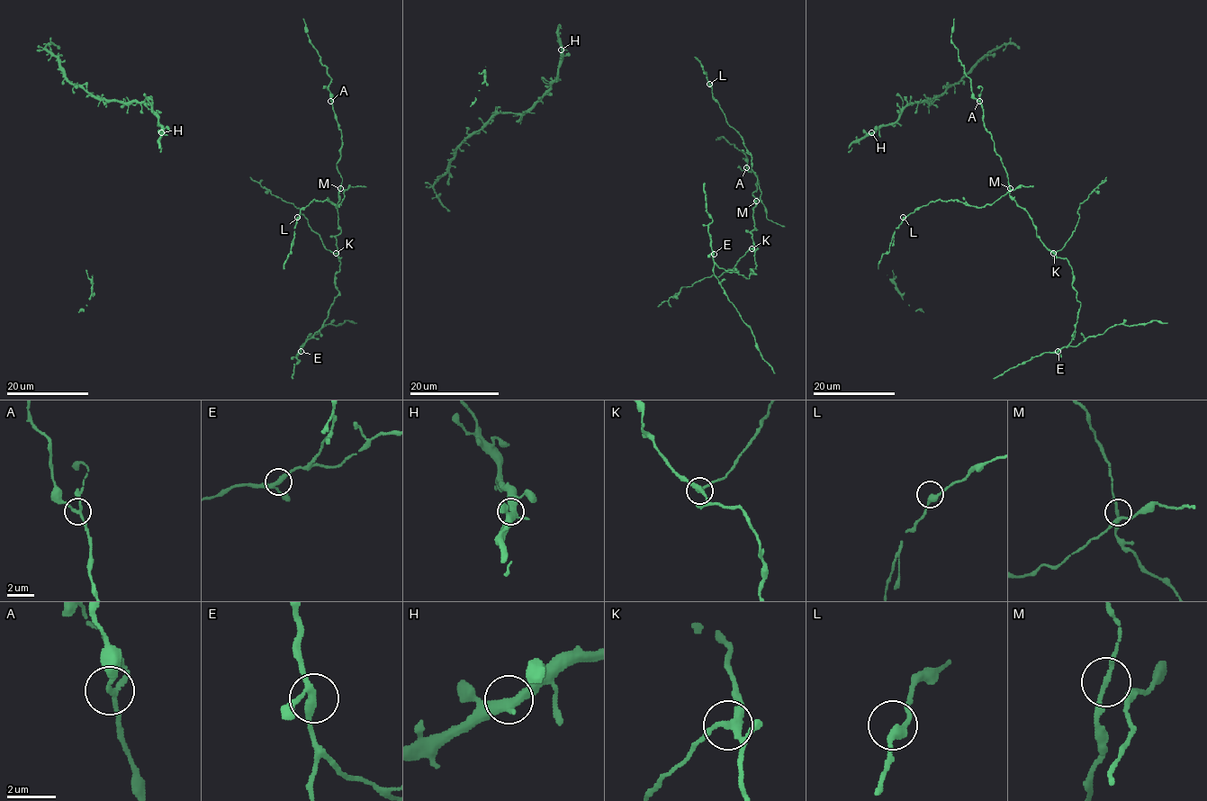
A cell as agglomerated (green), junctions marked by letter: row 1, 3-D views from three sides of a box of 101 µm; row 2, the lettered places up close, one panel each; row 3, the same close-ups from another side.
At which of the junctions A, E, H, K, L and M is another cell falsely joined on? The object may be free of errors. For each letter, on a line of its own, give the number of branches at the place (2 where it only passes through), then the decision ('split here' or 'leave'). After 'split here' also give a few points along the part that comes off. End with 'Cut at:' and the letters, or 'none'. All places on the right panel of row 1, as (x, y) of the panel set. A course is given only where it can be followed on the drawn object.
A: branches 3; leave
E: branches 3; leave
H: branches 3; leave
K: branches 3; split here; course (1054, 254), (1072, 235), (1079, 217), (1079, 204), (1106, 176)
L: branches 2; leave
M: branches 3; leave
Cut at: K

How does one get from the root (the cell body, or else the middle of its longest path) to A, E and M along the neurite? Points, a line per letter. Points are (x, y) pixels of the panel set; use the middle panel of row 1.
A: (725, 118), (752, 157), (760, 200), (752, 193), (759, 184), (757, 176), (746, 167)
E: (725, 118), (752, 157), (761, 192), (752, 214), (755, 274), (747, 278), (725, 271), (714, 254)
M: (725, 118), (741, 136), (746, 151), (752, 157), (752, 170), (761, 192), (761, 199), (756, 201)

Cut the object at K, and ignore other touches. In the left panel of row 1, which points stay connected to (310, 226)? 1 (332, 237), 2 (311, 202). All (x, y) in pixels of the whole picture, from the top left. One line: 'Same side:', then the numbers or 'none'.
Same side: none

